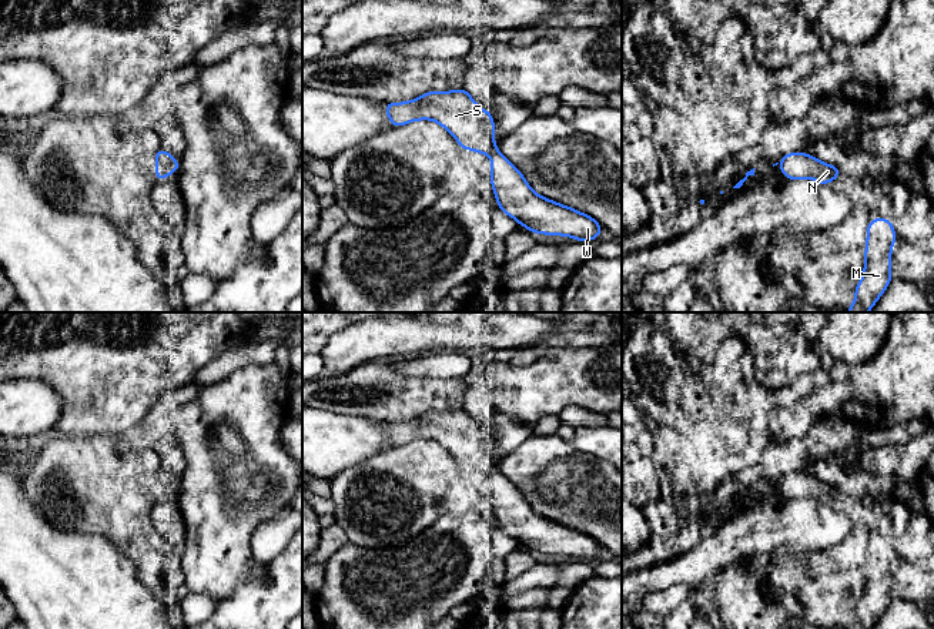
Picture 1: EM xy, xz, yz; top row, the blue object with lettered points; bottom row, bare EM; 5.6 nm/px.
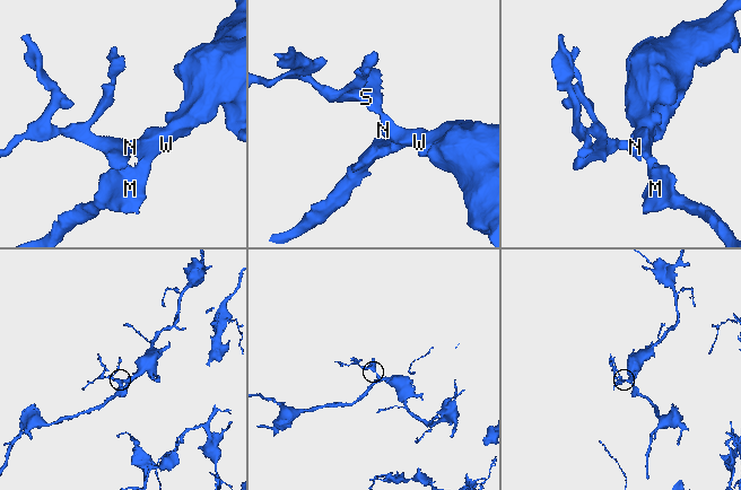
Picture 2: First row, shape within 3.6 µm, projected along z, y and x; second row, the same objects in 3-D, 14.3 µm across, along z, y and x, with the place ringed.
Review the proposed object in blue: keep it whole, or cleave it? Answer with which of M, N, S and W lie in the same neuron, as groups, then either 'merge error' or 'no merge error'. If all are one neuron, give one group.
M N S W; no merge error

